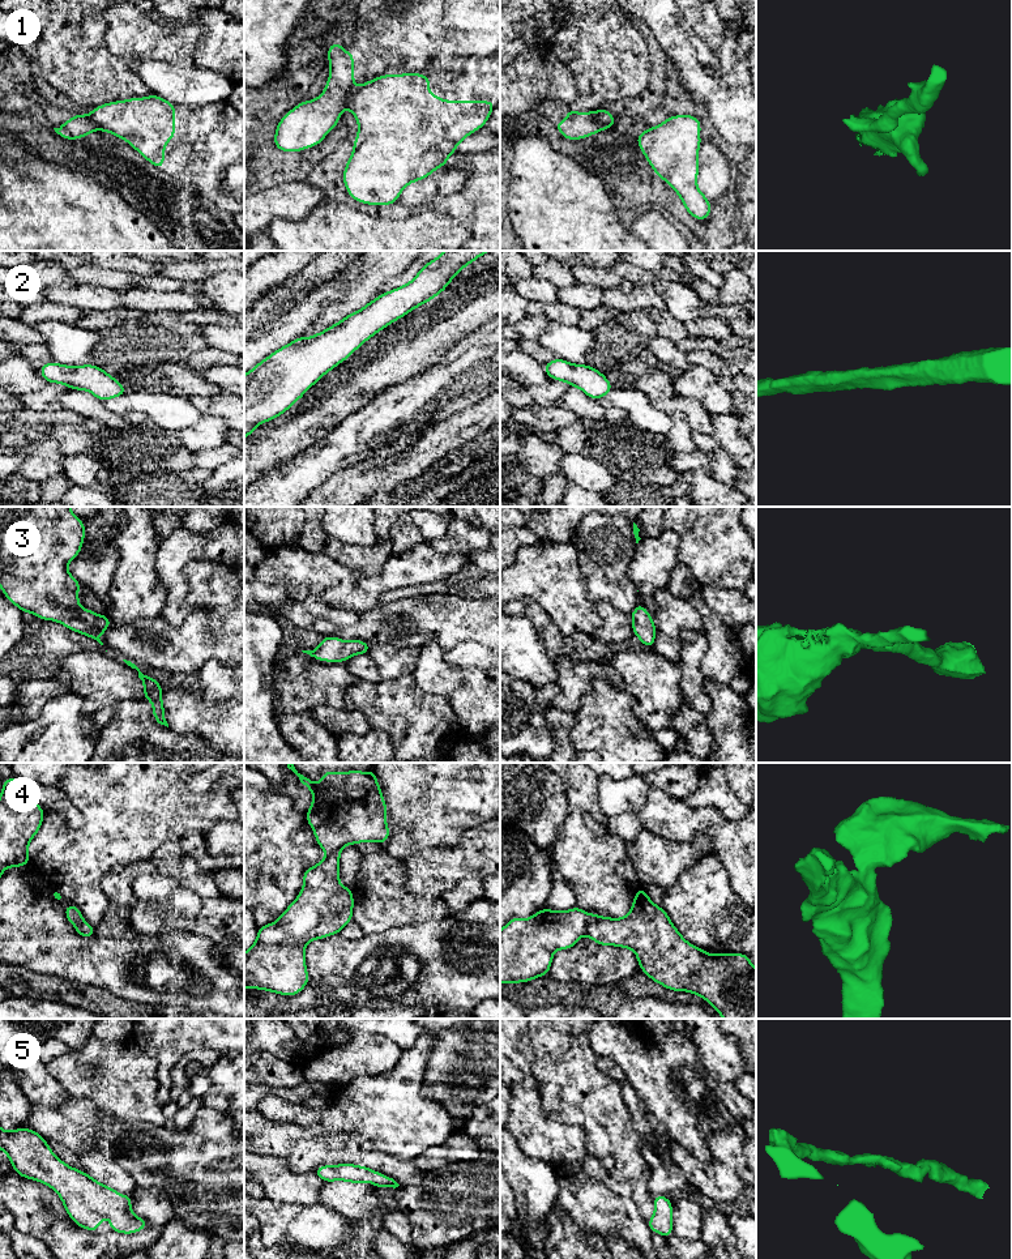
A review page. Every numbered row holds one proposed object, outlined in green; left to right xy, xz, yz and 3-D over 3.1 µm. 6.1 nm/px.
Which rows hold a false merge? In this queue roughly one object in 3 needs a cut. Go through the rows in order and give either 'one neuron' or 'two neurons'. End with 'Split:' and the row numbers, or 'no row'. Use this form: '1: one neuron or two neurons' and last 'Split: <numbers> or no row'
1: two neurons
2: one neuron
3: one neuron
4: two neurons
5: one neuron
Split: 1, 4

